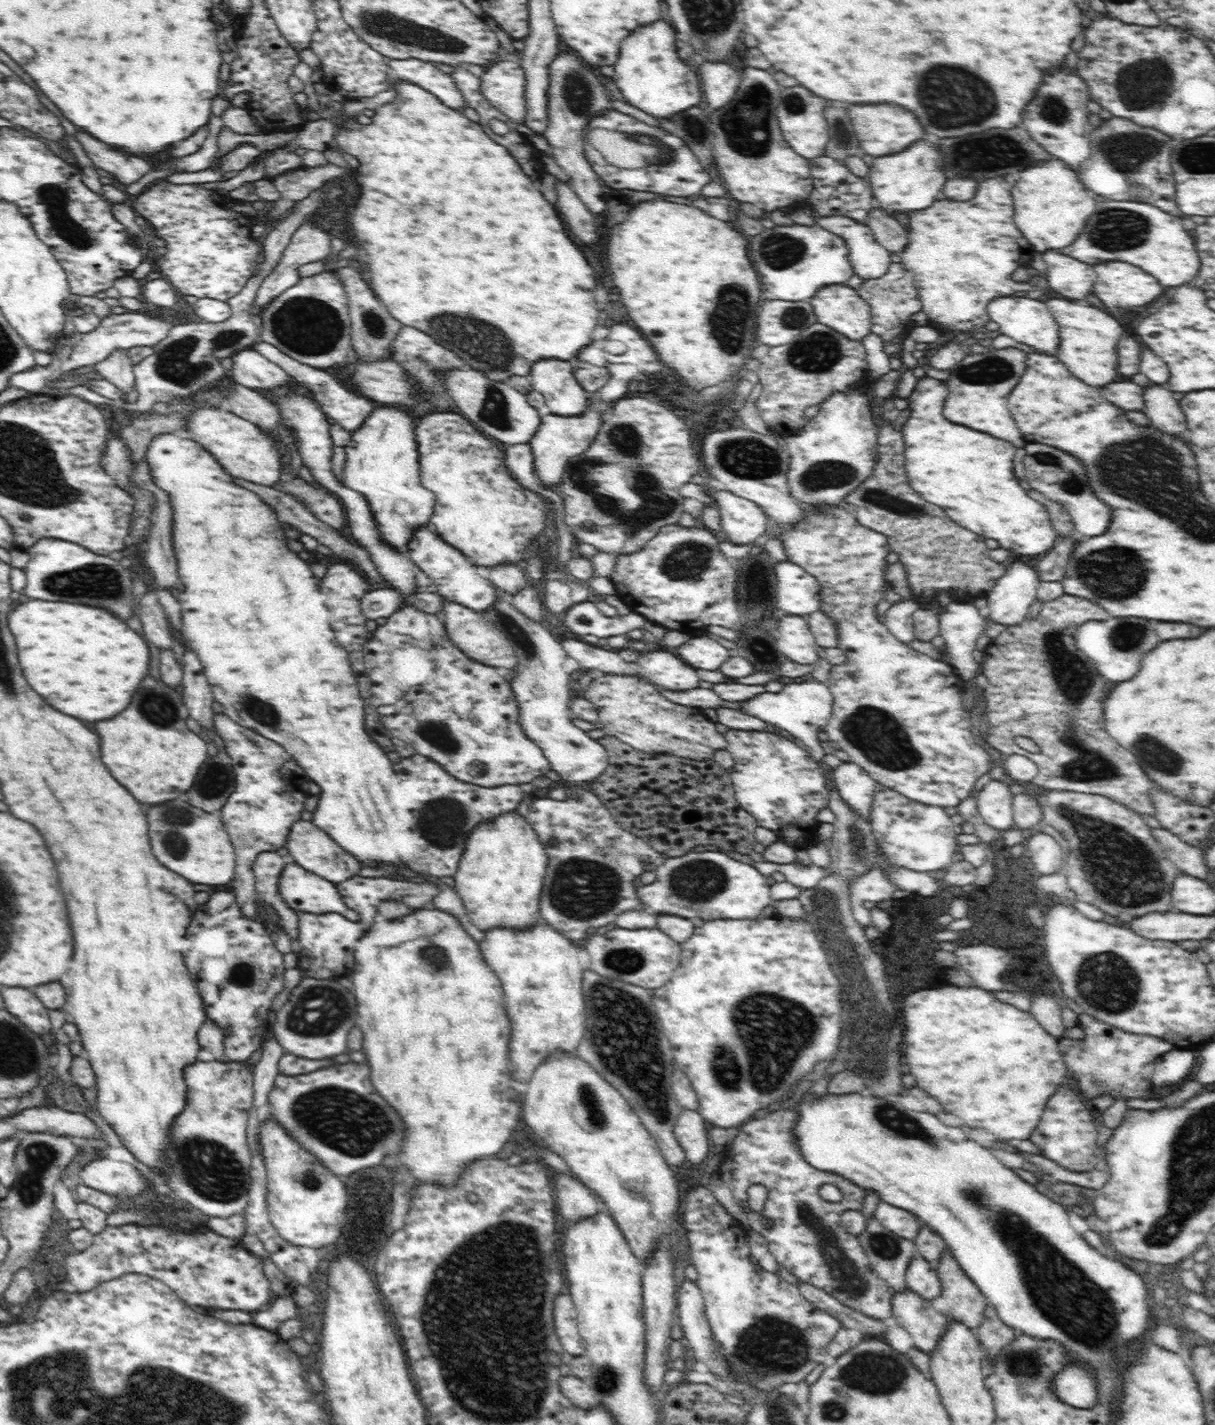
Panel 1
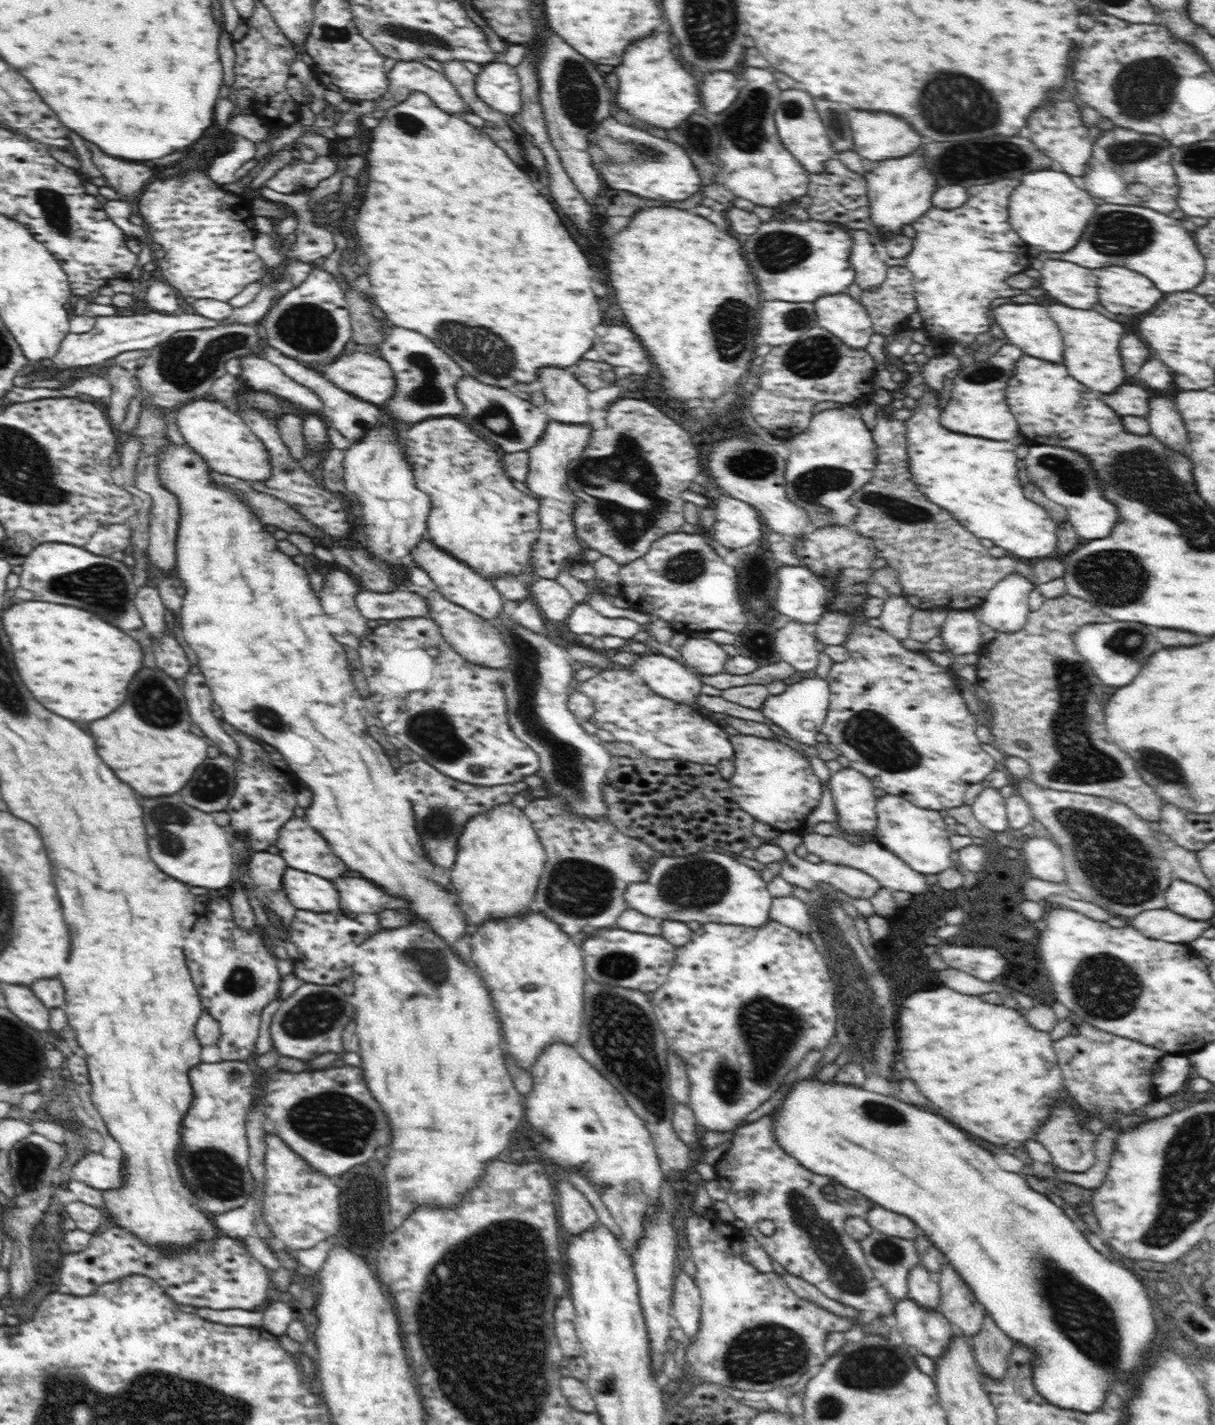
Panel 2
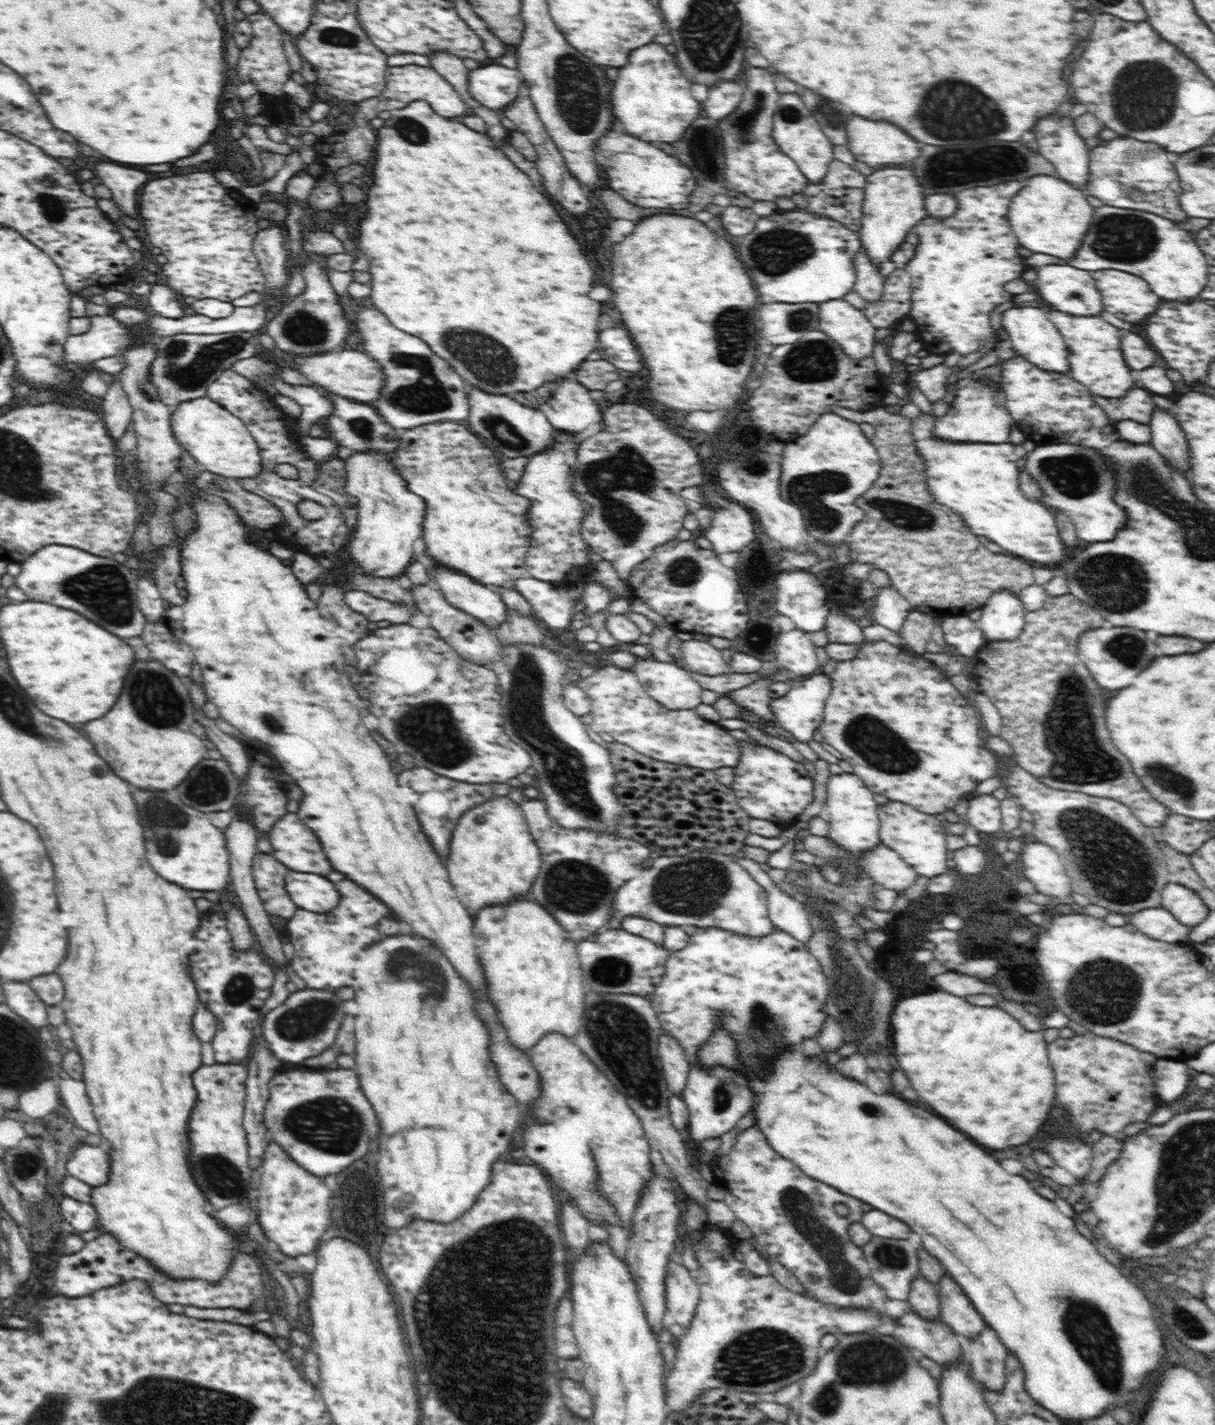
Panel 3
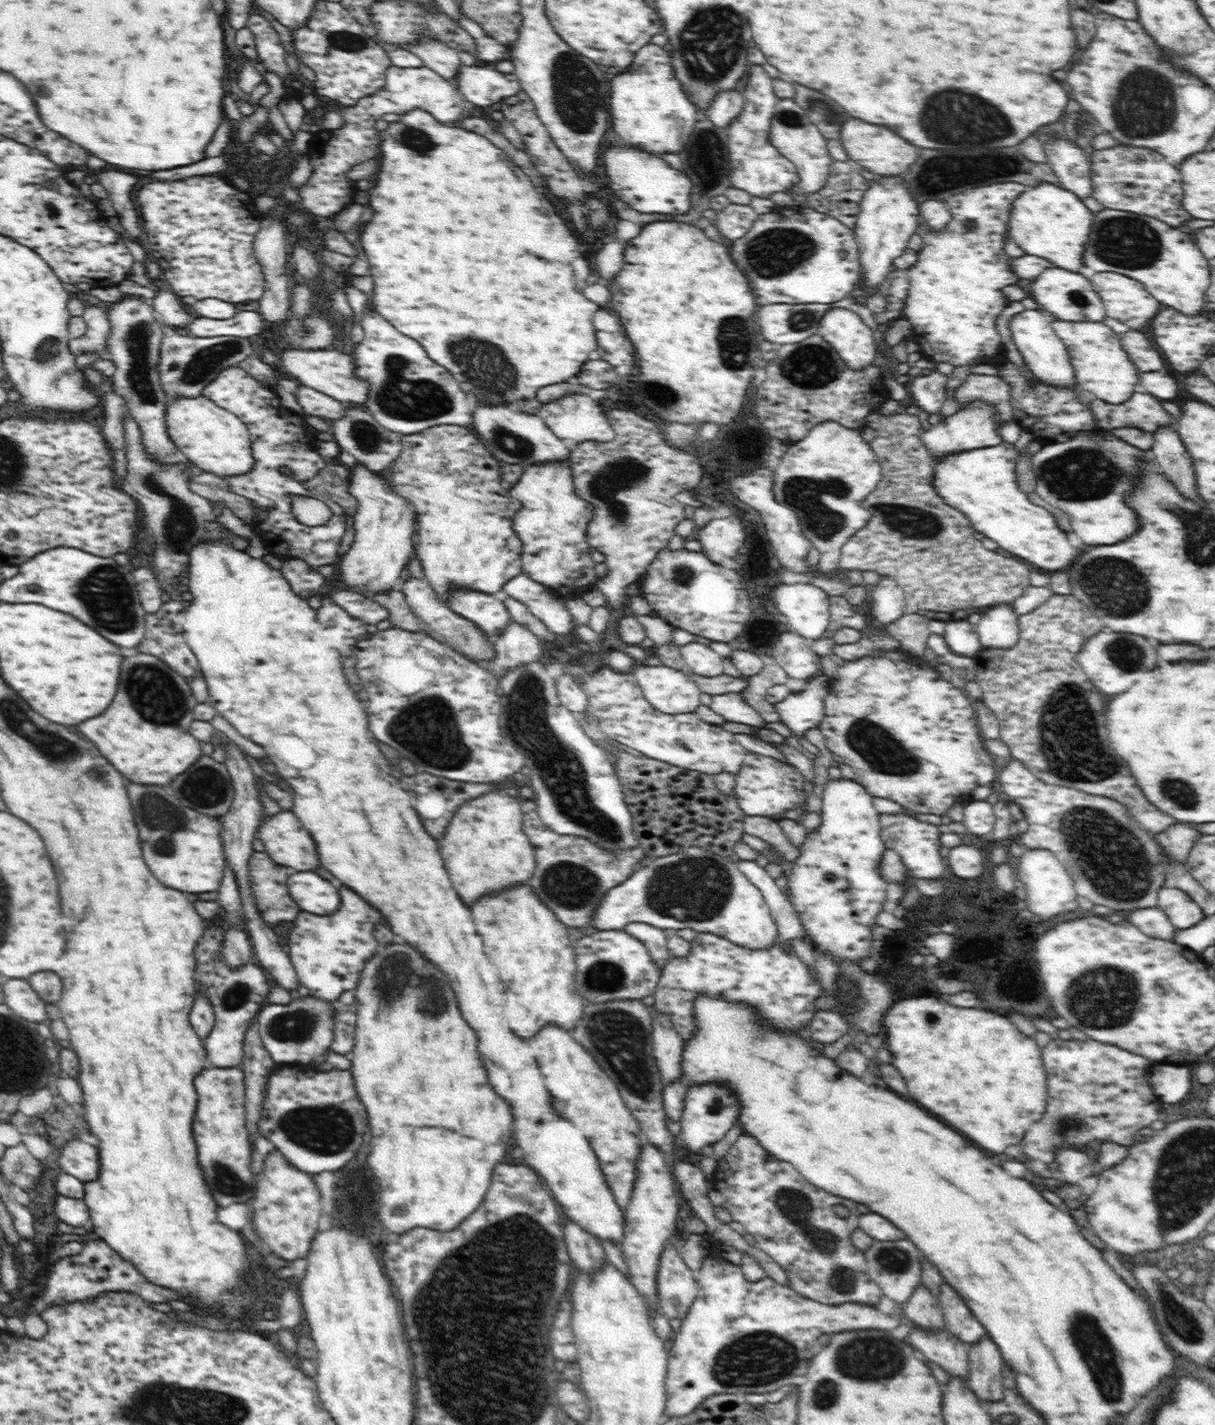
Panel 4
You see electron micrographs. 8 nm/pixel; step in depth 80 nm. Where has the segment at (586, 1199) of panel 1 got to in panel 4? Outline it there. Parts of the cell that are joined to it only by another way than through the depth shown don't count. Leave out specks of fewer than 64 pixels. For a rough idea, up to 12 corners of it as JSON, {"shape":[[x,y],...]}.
{"shape":[[568,1219],[563,1239],[574,1266],[598,1273],[600,1239]]}

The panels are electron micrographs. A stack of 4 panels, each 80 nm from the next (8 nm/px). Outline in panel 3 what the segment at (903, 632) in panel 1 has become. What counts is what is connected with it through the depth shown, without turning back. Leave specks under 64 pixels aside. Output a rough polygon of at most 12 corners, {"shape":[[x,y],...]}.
{"shape":[[892,587],[879,588],[870,619],[896,633],[912,611]]}

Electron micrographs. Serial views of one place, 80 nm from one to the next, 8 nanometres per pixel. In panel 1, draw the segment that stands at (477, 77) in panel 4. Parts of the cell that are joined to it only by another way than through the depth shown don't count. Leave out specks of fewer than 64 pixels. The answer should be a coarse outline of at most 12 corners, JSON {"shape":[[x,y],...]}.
{"shape":[[499,61],[480,76],[480,91],[513,126],[526,118],[526,75]]}

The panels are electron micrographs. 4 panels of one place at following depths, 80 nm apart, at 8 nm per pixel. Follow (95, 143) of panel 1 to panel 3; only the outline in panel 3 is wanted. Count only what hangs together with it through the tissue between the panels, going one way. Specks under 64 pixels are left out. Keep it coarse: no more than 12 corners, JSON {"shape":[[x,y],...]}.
{"shape":[[112,162],[96,172],[122,214],[138,218],[136,196],[148,174]]}

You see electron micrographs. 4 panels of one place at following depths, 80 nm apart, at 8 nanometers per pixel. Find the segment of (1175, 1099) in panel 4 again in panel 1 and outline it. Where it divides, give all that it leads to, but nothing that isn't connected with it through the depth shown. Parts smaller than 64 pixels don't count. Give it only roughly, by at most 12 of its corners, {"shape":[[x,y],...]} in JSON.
{"shape":[[1169,1050],[1153,1067],[1156,1089],[1175,1086],[1196,1066],[1192,1050]]}

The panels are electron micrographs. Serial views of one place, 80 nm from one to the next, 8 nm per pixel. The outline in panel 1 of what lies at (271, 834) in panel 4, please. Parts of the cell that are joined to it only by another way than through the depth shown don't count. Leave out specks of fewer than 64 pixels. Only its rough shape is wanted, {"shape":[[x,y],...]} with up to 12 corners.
{"shape":[[307,818],[292,824],[288,860],[344,882],[364,868]]}

